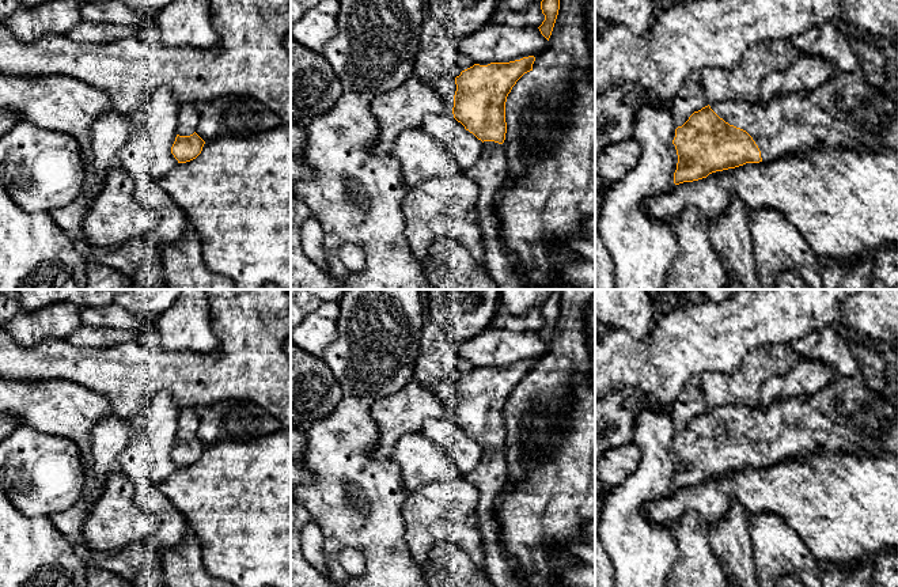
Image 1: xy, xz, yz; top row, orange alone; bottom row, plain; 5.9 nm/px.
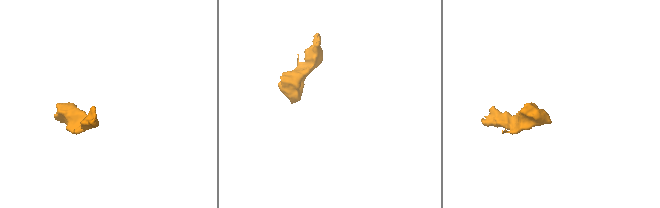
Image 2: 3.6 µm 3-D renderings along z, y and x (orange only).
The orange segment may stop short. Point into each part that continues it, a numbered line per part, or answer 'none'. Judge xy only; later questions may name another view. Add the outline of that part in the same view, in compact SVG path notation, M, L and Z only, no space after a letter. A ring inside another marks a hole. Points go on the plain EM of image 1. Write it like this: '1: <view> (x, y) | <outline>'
1: xy (188, 421) | M183 406L178 410L177 438L179 440L190 440L196 436L200 424L197 408Z

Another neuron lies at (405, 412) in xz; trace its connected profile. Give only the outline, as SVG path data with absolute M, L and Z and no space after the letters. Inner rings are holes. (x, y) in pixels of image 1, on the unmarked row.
M416 379L408 382L393 395L376 401L371 416L379 433L371 457L379 461L390 458L401 436L420 433L427 421L452 419L452 413L447 412L444 404Z

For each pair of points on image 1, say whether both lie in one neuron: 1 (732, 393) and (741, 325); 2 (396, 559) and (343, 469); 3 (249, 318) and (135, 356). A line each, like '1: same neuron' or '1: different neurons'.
1: different neurons
2: same neuron
3: same neuron

